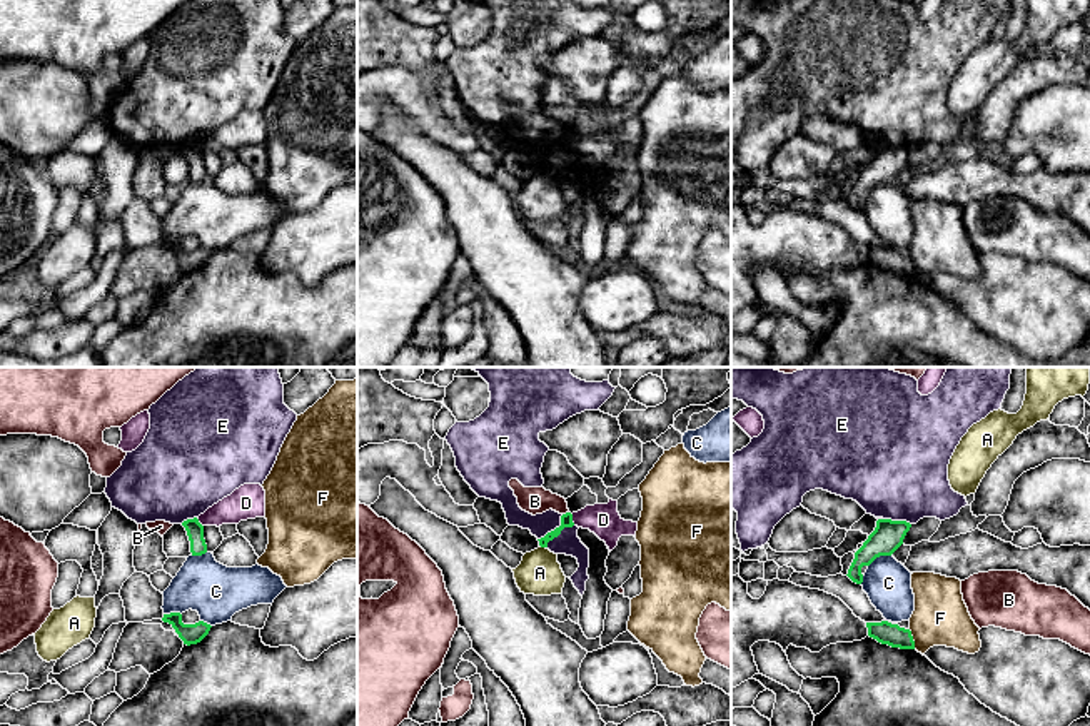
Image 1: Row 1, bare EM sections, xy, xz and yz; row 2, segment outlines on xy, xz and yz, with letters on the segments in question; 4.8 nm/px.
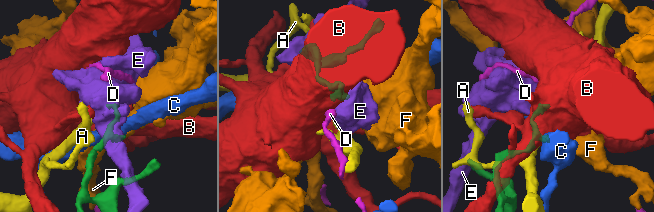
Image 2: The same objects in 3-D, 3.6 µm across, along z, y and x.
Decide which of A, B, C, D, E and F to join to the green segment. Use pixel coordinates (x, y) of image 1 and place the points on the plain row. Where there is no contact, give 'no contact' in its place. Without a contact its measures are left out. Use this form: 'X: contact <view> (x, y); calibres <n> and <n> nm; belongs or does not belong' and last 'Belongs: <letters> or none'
A: contact xz (543, 172); calibres 60 and 200 nm; does not belong
B: contact xz (566, 139); calibres 60 and 130 nm; does not belong
C: contact yz (878, 182); calibres 150 and 220 nm; does not belong
D: contact xz (571, 146); calibres 60 and 160 nm; does not belong
E: contact xz (555, 156); calibres 60 and 110 nm; does not belong
F: contact yz (912, 266); calibres 110 and 260 nm; does not belong
Belongs: none

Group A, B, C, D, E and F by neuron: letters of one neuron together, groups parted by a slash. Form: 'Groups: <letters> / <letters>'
Groups: A / B / C / D / E / F

